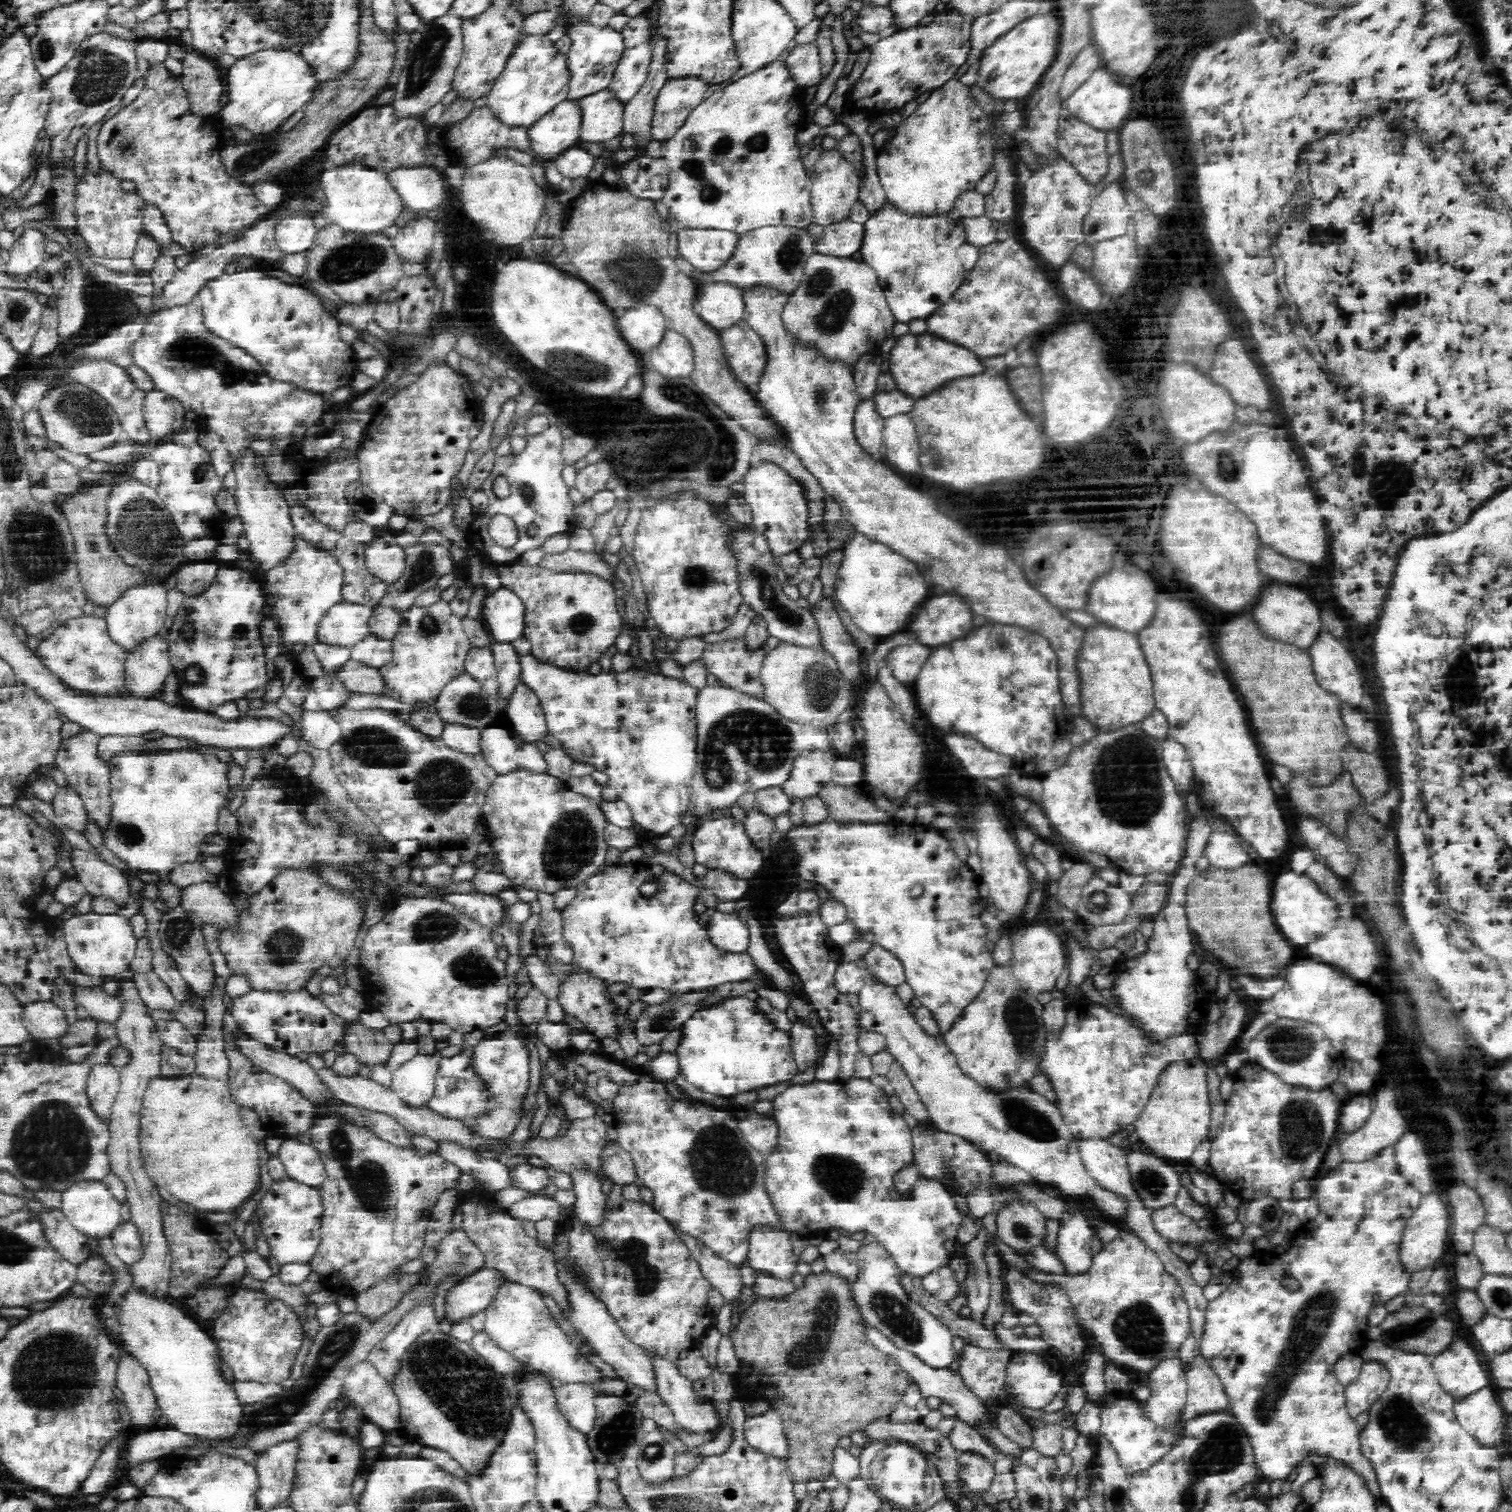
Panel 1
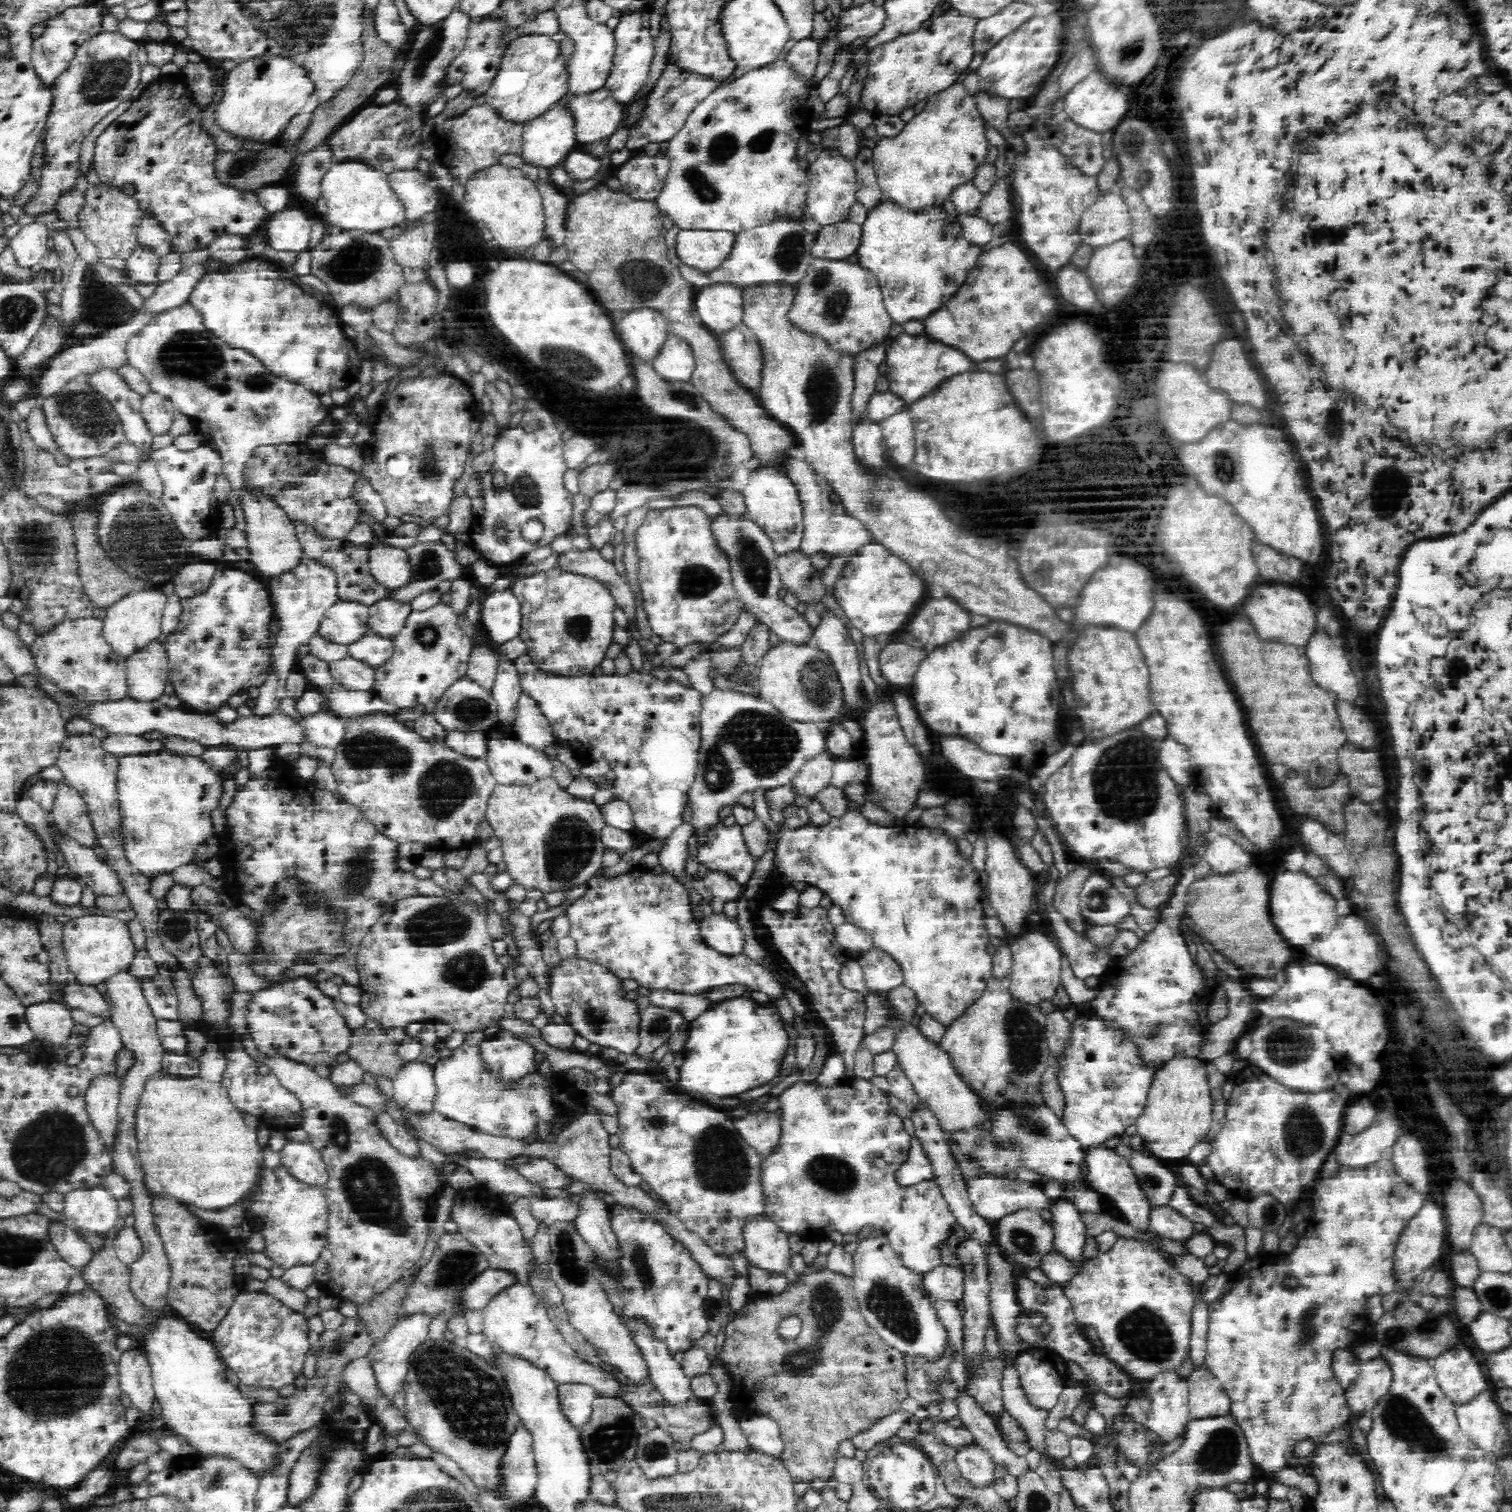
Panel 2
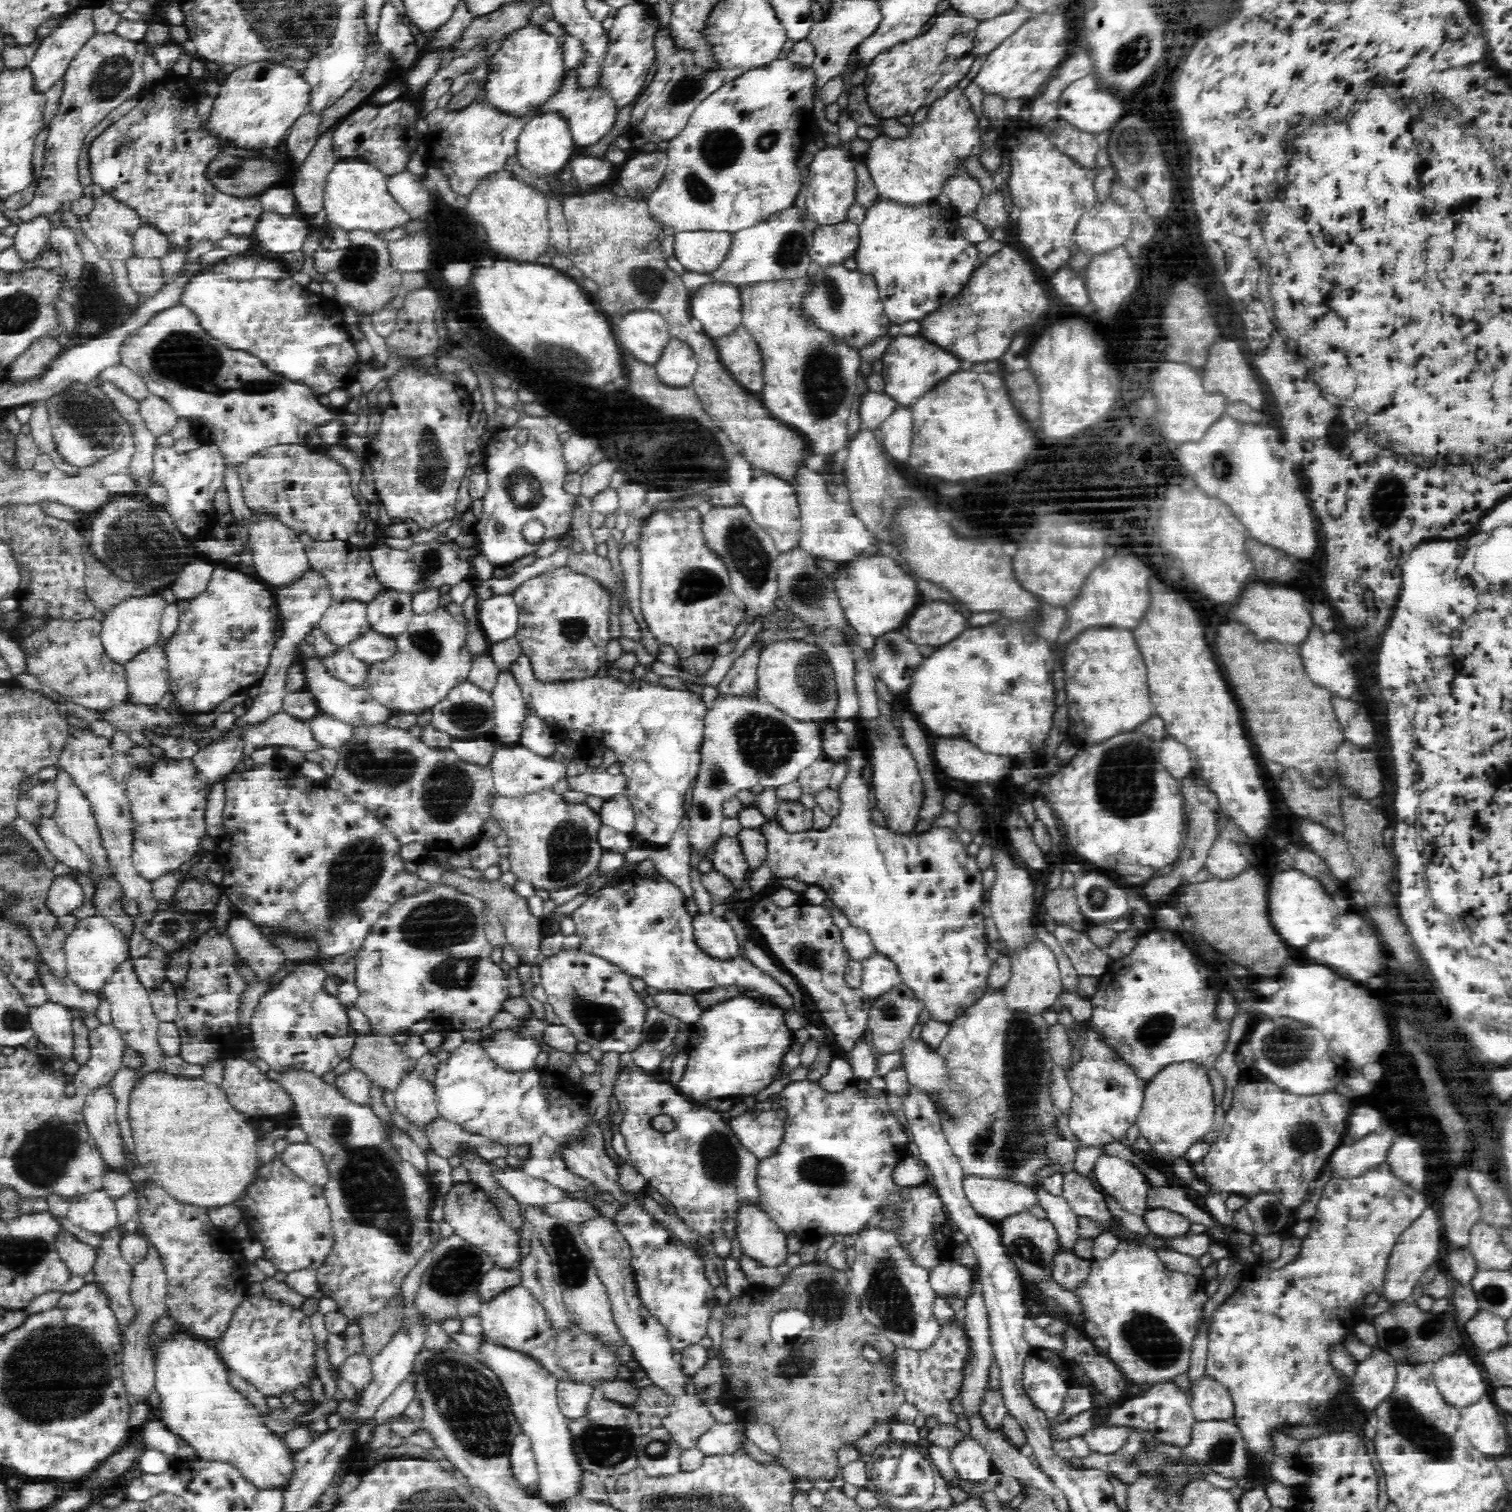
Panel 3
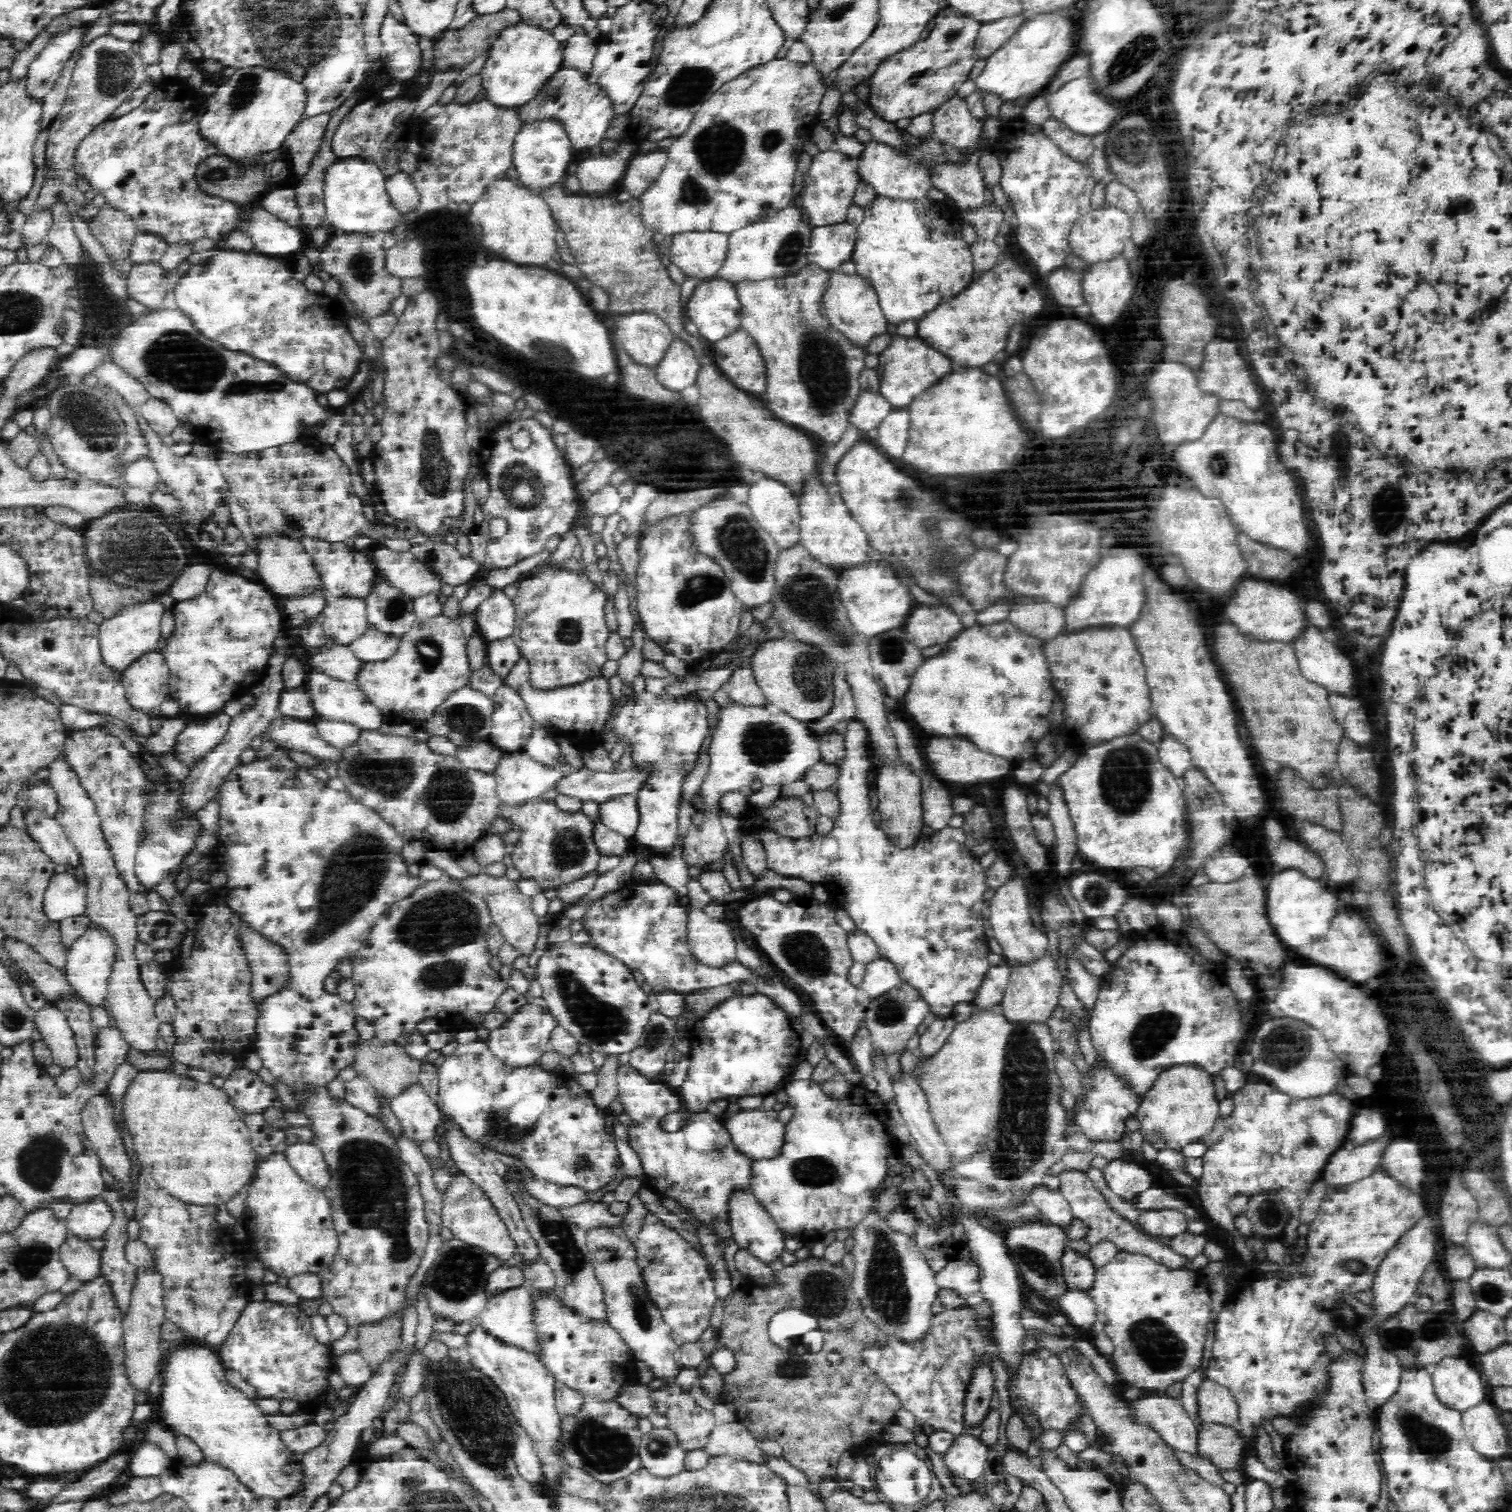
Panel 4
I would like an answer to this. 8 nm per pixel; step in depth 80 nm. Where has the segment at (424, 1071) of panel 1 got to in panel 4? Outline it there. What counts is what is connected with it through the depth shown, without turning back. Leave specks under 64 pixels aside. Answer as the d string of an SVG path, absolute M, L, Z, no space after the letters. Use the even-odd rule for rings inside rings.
M419 1080L410 1083L388 1103L400 1121L402 1134L416 1141L418 1146L422 1140L434 1140L436 1126L443 1120L442 1113Z

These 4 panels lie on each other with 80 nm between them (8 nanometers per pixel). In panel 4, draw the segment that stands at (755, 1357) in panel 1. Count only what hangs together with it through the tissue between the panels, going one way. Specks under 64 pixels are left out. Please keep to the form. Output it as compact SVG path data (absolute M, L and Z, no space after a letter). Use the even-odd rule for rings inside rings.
M809 1256L804 1260L794 1262L791 1266L784 1267L781 1271L776 1271L775 1276L776 1279L774 1279L774 1282L772 1282L770 1286L764 1286L764 1288L756 1286L755 1288L752 1288L752 1290L748 1291L733 1290L732 1294L729 1294L723 1300L723 1316L721 1325L718 1328L716 1339L719 1347L728 1348L728 1350L731 1350L734 1353L735 1367L732 1372L723 1374L722 1376L723 1388L719 1401L724 1403L732 1403L734 1405L737 1421L741 1422L752 1433L754 1438L757 1438L757 1436L762 1433L762 1435L768 1435L768 1437L772 1437L772 1439L778 1441L783 1450L783 1453L781 1454L782 1459L786 1460L790 1466L802 1472L802 1475L806 1475L806 1479L808 1479L810 1483L820 1483L824 1480L835 1480L837 1476L837 1465L838 1462L840 1462L840 1455L845 1450L850 1450L853 1449L854 1446L865 1444L866 1440L868 1440L871 1436L882 1433L883 1428L886 1428L889 1424L896 1422L896 1412L901 1408L900 1397L898 1397L898 1395L896 1395L896 1393L894 1393L894 1391L886 1385L886 1381L879 1378L878 1373L872 1371L869 1364L866 1364L865 1360L861 1357L863 1348L872 1346L873 1344L886 1345L886 1338L888 1338L888 1336L886 1336L884 1332L882 1333L874 1323L870 1322L870 1320L866 1318L860 1304L860 1299L851 1287L852 1276L850 1276L850 1274L848 1274L842 1266L832 1264L824 1258L812 1258ZM783 1308L799 1308L810 1314L810 1316L814 1316L814 1318L818 1321L818 1330L820 1330L826 1338L830 1336L830 1338L832 1338L832 1342L830 1342L830 1344L823 1342L824 1348L822 1348L820 1352L816 1353L808 1350L808 1352L802 1353L801 1355L794 1355L780 1350L769 1339L767 1326L769 1324L769 1320L772 1318L772 1315L776 1314L776 1312L782 1310ZM832 1352L834 1352L834 1354L840 1354L840 1358L842 1358L840 1366L832 1366L832 1364L830 1364L828 1356L830 1356Z

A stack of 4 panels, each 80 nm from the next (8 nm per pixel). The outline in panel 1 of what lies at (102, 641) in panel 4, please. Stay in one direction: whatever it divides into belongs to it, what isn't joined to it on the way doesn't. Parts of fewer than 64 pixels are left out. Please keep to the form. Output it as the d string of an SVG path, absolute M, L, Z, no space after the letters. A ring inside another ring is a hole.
M146 580L142 584L132 585L107 607L105 619L112 640L120 644L127 652L130 652L134 646L142 644L142 641L158 635L160 629L168 624L167 600L166 586L162 582Z

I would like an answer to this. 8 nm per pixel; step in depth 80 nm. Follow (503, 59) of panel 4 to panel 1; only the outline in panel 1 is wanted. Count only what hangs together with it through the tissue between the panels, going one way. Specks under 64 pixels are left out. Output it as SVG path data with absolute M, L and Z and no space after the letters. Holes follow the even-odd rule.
M528 36L518 43L501 76L495 80L492 90L486 96L486 106L507 127L528 129L542 116L546 116L547 112L552 112L560 102L567 100L569 83L567 56L558 52L554 42L546 36Z

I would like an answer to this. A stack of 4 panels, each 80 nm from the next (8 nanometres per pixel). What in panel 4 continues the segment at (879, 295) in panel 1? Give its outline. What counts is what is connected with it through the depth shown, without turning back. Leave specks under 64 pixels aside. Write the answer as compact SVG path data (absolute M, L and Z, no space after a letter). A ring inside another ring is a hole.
M837 270L827 271L827 281L817 304L819 316L858 348L868 347L872 338L887 333L888 321L868 277L862 277L858 273L850 275Z

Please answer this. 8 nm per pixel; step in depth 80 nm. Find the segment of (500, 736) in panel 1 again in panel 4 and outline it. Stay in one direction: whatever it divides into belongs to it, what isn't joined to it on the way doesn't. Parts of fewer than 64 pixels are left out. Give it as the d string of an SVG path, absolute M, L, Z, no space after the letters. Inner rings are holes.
M520 750L516 752L502 751L495 764L493 775L495 776L499 800L506 804L519 805L525 803L526 800L530 800L530 798L540 797L546 790L553 789L560 778L564 778L564 776L576 771L576 768L563 761L553 765L544 765L532 759L526 751Z

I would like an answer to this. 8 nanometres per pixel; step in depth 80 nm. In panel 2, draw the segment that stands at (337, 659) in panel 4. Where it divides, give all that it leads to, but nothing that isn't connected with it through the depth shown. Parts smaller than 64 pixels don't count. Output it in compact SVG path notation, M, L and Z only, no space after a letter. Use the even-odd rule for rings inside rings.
M348 654L344 659L329 665L331 677L349 691L373 692L374 669L355 660Z

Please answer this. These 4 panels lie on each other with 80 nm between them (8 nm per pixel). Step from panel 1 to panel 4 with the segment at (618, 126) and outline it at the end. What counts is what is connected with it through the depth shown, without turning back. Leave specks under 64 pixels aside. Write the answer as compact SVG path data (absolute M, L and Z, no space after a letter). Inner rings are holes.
M562 67L558 73L554 74L551 86L544 94L517 112L518 117L525 123L531 123L544 117L560 121L570 137L573 150L576 151L598 146L605 138L605 132L615 115L612 100L600 86L590 84L586 73L566 67Z

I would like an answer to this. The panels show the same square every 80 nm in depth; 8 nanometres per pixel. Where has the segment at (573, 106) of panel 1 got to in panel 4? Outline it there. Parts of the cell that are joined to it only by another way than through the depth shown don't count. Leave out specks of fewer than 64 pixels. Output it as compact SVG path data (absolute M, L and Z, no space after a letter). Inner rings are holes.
M544 117L540 120L524 123L516 135L512 148L513 164L521 175L520 184L532 192L564 182L567 169L573 163L573 148L564 125L556 119Z

